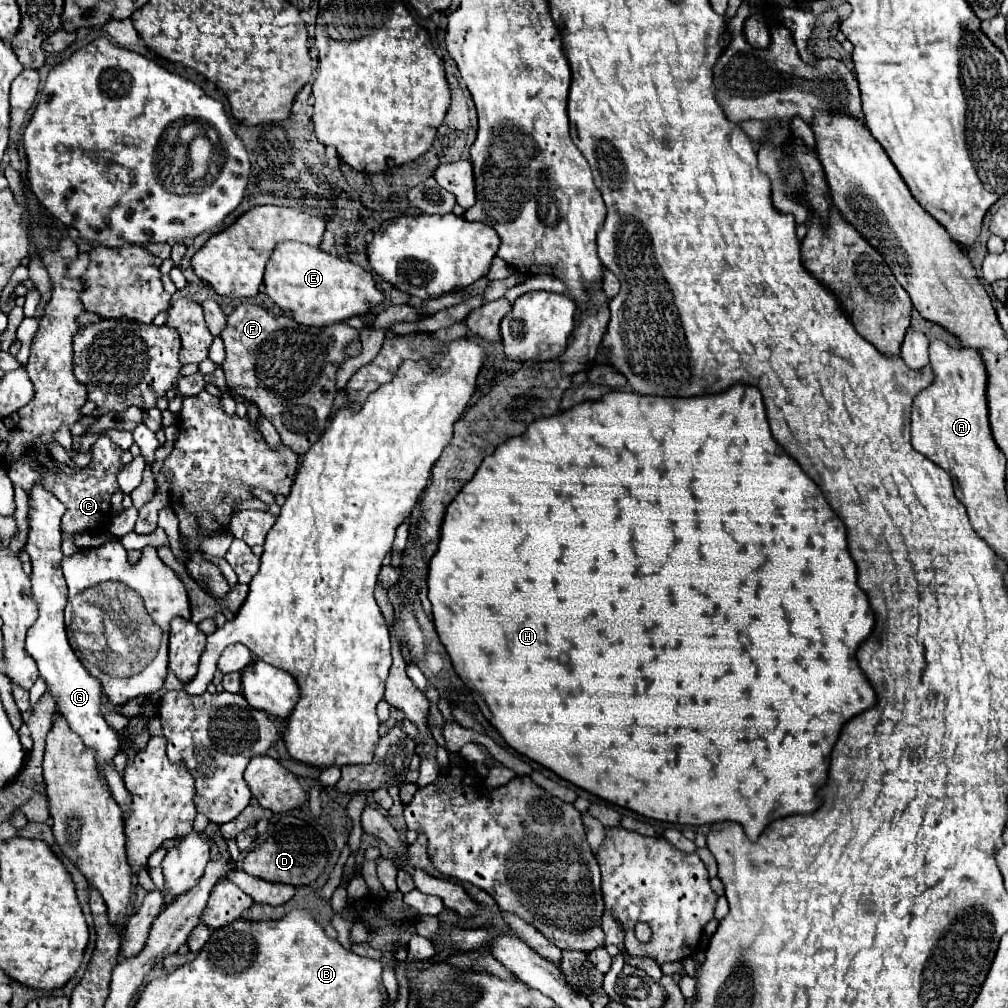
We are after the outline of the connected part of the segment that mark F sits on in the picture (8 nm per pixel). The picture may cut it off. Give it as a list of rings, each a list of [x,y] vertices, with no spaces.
[[[242,303],[228,315],[222,331],[226,361],[222,365],[226,383],[248,401],[254,401],[282,437],[282,443],[304,455],[320,439],[328,425],[336,397],[336,371],[346,361],[346,345],[358,339],[358,329],[346,323],[306,327],[292,317],[278,317],[260,305]]]

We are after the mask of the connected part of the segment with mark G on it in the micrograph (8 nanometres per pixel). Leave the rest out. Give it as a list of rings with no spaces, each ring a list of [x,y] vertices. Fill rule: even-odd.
[[[36,483],[30,489],[30,511],[28,511],[28,521],[30,521],[30,533],[28,533],[28,543],[26,551],[32,561],[32,593],[38,603],[40,615],[36,623],[28,629],[26,637],[26,651],[32,655],[32,659],[38,665],[40,677],[46,679],[48,689],[54,695],[56,707],[60,709],[62,717],[68,721],[70,729],[82,737],[86,747],[92,747],[96,751],[96,761],[102,767],[108,763],[116,751],[118,751],[118,735],[112,731],[112,727],[106,723],[106,719],[100,713],[100,697],[102,697],[102,685],[98,679],[94,679],[78,661],[74,655],[66,629],[64,629],[64,607],[66,607],[66,581],[62,575],[62,529],[60,529],[60,519],[66,511],[66,505],[60,503],[50,491],[42,487],[42,483]]]

